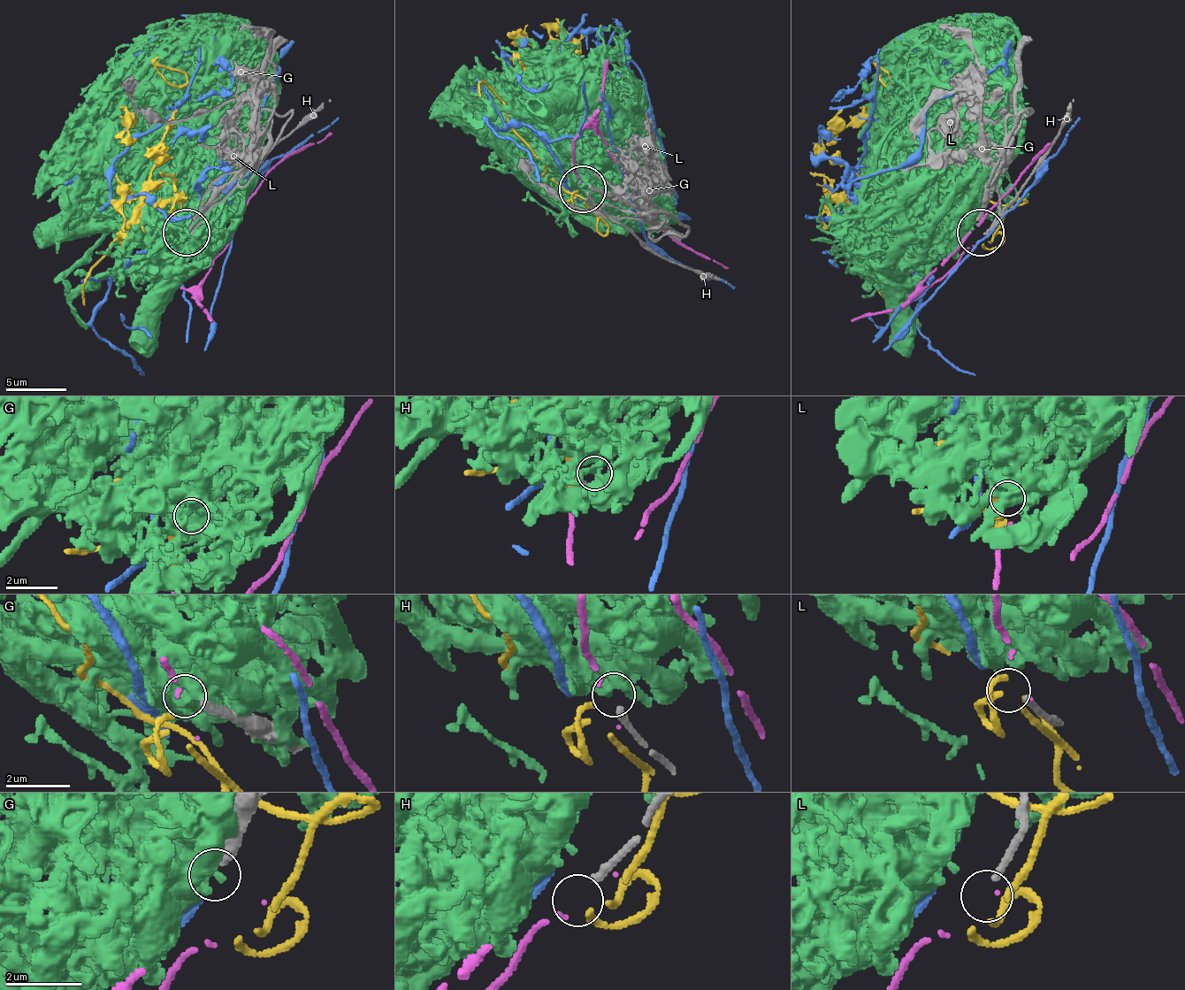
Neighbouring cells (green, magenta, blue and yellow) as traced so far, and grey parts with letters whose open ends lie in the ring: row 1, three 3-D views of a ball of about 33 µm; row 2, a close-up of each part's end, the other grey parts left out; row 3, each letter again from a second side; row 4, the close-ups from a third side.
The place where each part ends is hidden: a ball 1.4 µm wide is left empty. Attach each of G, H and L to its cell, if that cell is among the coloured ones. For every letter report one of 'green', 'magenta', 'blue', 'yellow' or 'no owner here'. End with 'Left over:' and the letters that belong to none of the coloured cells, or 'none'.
G: no owner here
H: no owner here
L: yellow
Left over: G, H

